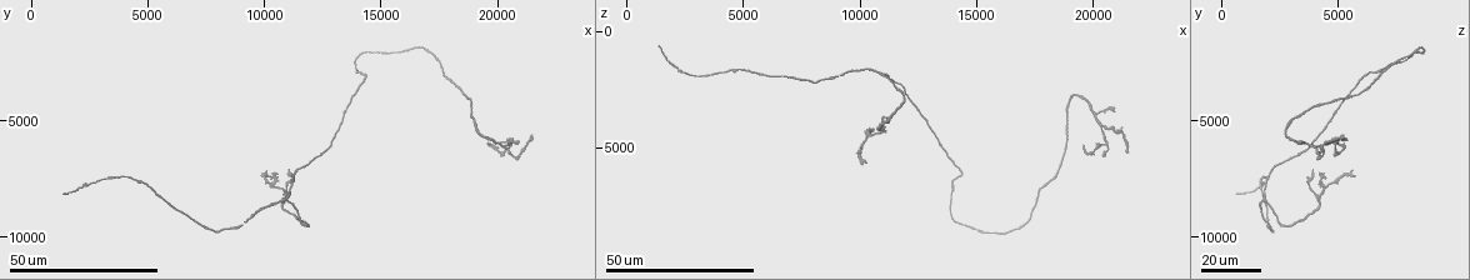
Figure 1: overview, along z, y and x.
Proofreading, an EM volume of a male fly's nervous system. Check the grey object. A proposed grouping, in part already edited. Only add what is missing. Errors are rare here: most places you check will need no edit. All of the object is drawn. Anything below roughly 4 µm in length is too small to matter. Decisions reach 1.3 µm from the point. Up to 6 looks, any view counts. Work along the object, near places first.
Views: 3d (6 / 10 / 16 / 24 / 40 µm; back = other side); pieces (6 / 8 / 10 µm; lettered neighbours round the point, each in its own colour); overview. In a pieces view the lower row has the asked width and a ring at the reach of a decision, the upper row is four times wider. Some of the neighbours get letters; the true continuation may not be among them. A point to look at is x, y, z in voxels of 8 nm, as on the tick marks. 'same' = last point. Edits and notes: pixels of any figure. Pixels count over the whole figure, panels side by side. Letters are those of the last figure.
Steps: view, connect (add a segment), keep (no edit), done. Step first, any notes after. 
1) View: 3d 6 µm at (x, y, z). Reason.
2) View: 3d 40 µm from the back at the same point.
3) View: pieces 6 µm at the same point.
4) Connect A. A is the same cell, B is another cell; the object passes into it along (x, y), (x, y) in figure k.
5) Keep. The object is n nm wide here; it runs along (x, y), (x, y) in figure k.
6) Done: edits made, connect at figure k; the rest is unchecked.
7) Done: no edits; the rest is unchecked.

View: 3d 16 µm at (1400, 8100, 700). Branch stops here.

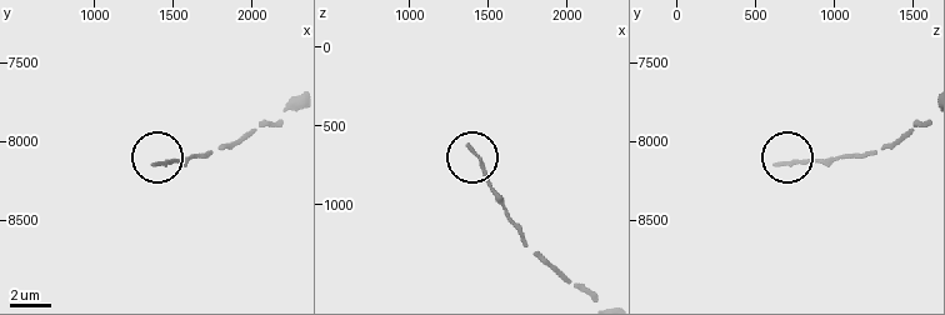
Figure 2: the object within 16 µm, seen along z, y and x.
View: pieces 10 µm at (1400, 8140, 660). See the neighbours.

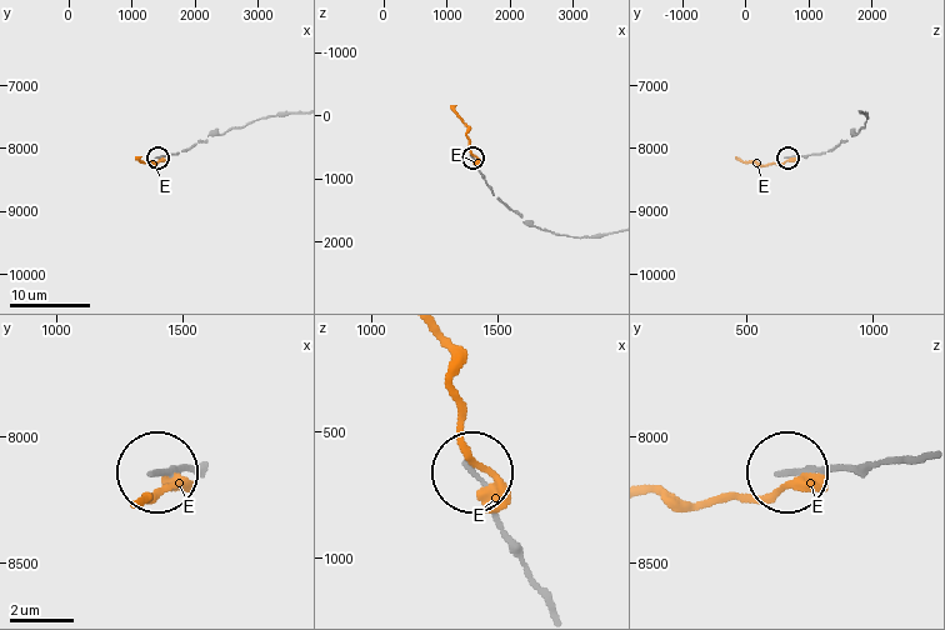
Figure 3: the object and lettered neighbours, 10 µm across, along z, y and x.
Keep. E is another cell; it runs along (555, 606), (474, 471) in figure 3; none of them fits.

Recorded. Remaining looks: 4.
View: 3d 24 µm at (10300, 7400, 5500). An open end.

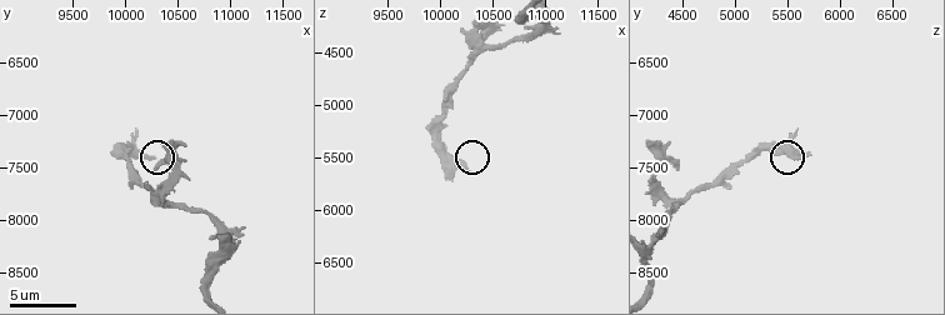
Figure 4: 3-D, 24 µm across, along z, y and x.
View: 3d 6 µm at (10260, 7420, 5640).

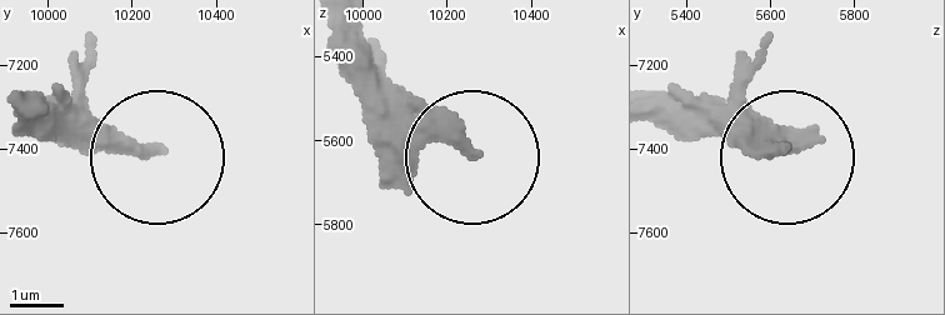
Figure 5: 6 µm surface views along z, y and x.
View: pieces 8 µm at (10265, 7395, 5635). What lies round it.

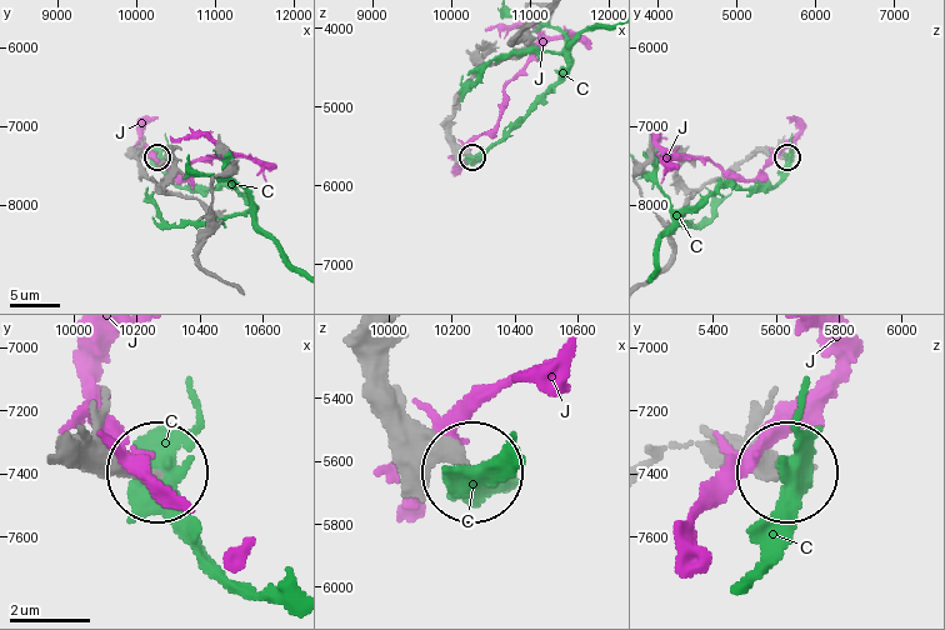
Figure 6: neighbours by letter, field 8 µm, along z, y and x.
Keep. C and J are other cells; no lettered segment goes on from it.

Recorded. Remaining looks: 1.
Done: no edits; the rest is unchecked.

